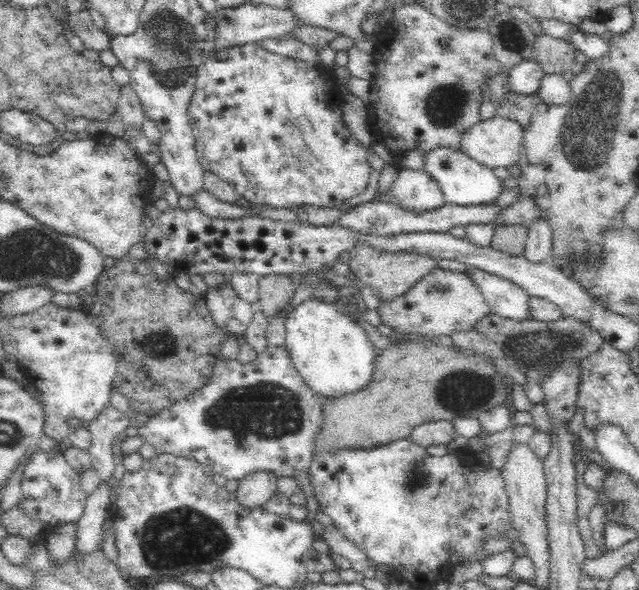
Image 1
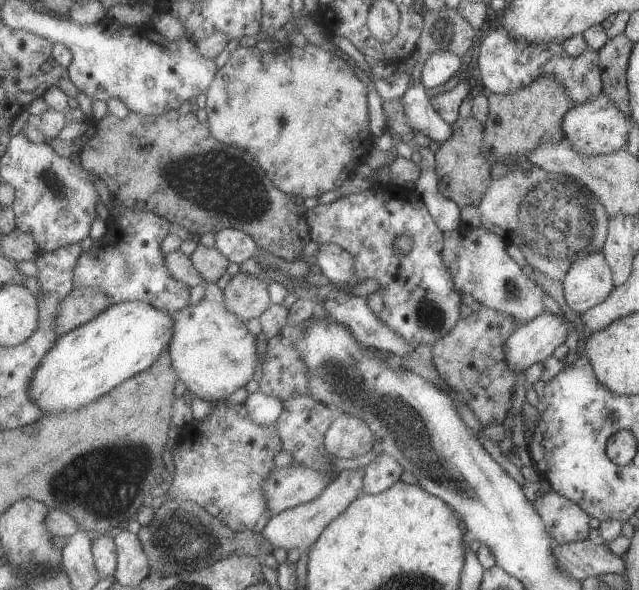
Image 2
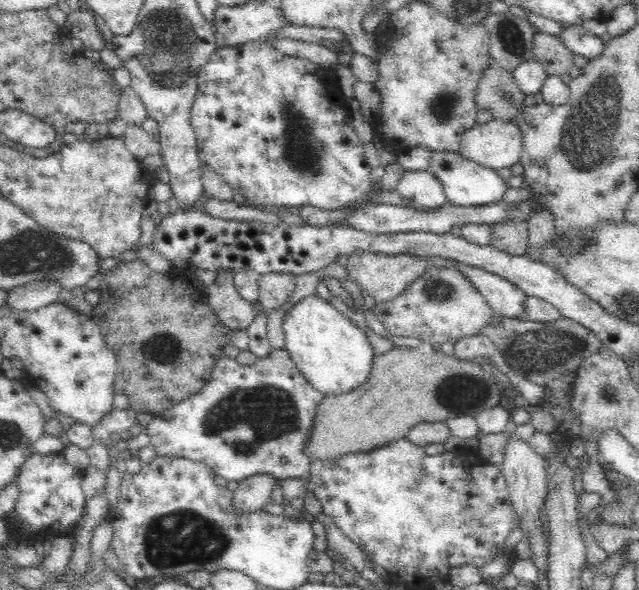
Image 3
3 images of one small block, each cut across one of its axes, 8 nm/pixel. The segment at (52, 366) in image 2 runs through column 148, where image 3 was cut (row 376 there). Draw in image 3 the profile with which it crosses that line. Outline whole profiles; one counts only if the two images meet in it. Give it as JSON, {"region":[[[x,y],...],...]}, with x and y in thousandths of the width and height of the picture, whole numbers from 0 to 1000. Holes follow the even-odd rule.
{"region":[[[495,498],[476,503],[448,532],[446,592],[482,653],[505,669],[532,669],[563,659],[581,637],[585,593],[567,556]]]}

